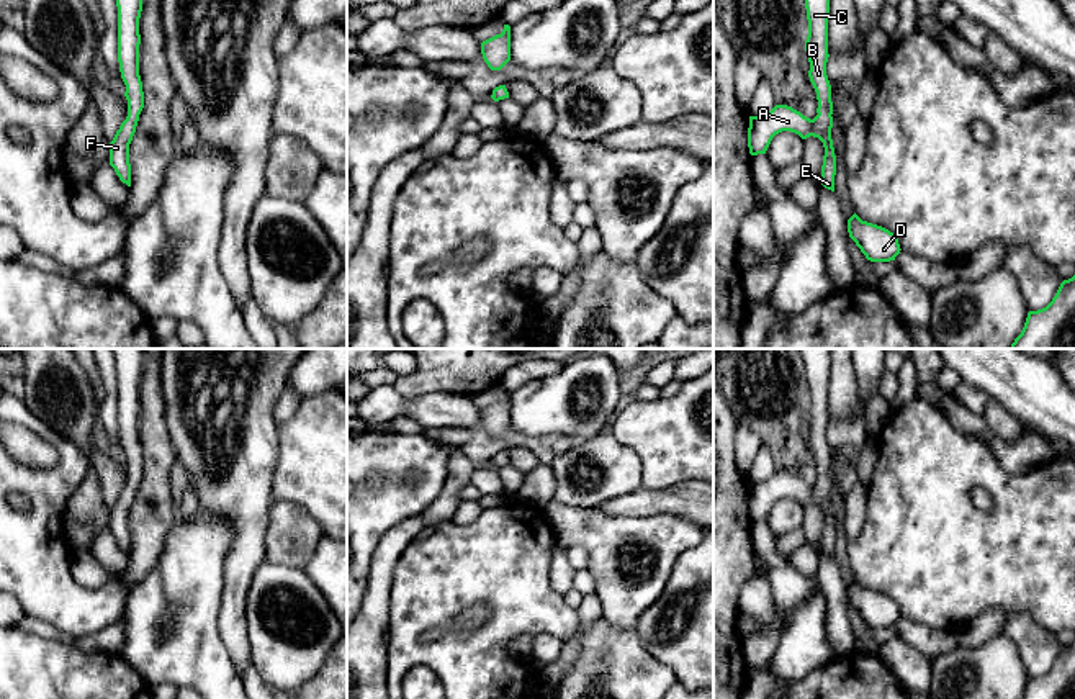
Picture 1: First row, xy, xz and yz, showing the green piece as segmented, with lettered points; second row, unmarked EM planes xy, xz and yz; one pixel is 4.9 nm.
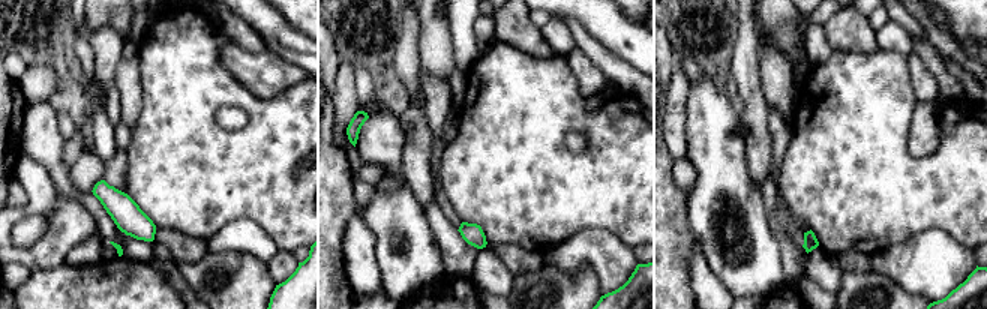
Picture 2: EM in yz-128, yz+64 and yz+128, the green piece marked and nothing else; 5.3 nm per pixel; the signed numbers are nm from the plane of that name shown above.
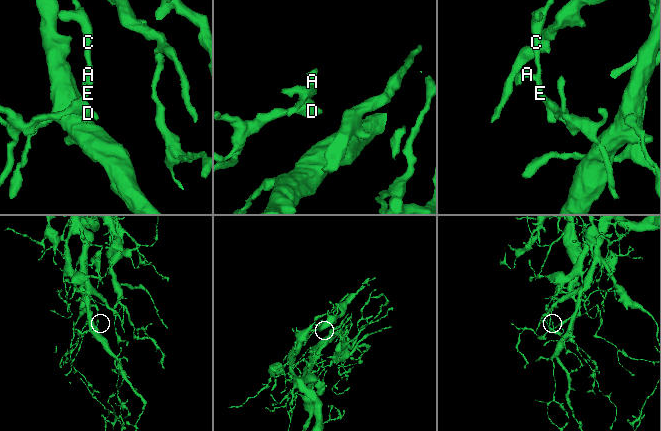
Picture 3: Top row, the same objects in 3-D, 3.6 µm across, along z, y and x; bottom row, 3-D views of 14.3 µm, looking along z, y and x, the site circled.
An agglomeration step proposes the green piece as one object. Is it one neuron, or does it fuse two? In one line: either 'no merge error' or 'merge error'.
no merge error

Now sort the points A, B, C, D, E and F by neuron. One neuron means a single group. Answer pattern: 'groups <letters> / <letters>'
groups A B C D E F

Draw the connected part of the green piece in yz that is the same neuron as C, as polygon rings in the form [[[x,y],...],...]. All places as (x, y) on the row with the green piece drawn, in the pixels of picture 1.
[[[805,0],[808,36],[805,51],[808,54],[808,77],[816,92],[818,108],[813,120],[787,105],[776,105],[762,116],[749,116],[748,147],[751,156],[766,154],[772,138],[782,131],[810,136],[823,142],[825,156],[821,165],[821,185],[834,192],[836,156],[831,139],[833,101],[831,85],[826,75],[828,62],[828,15],[830,0]]]

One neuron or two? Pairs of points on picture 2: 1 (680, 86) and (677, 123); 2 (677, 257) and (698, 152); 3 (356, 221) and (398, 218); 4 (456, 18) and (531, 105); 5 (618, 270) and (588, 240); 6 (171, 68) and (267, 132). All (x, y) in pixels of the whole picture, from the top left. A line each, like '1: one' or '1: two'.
1: one
2: two
3: two
4: two
5: one
6: one

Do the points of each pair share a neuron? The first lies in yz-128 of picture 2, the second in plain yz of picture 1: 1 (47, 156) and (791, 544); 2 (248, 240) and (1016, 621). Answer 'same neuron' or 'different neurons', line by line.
1: different neurons
2: different neurons

